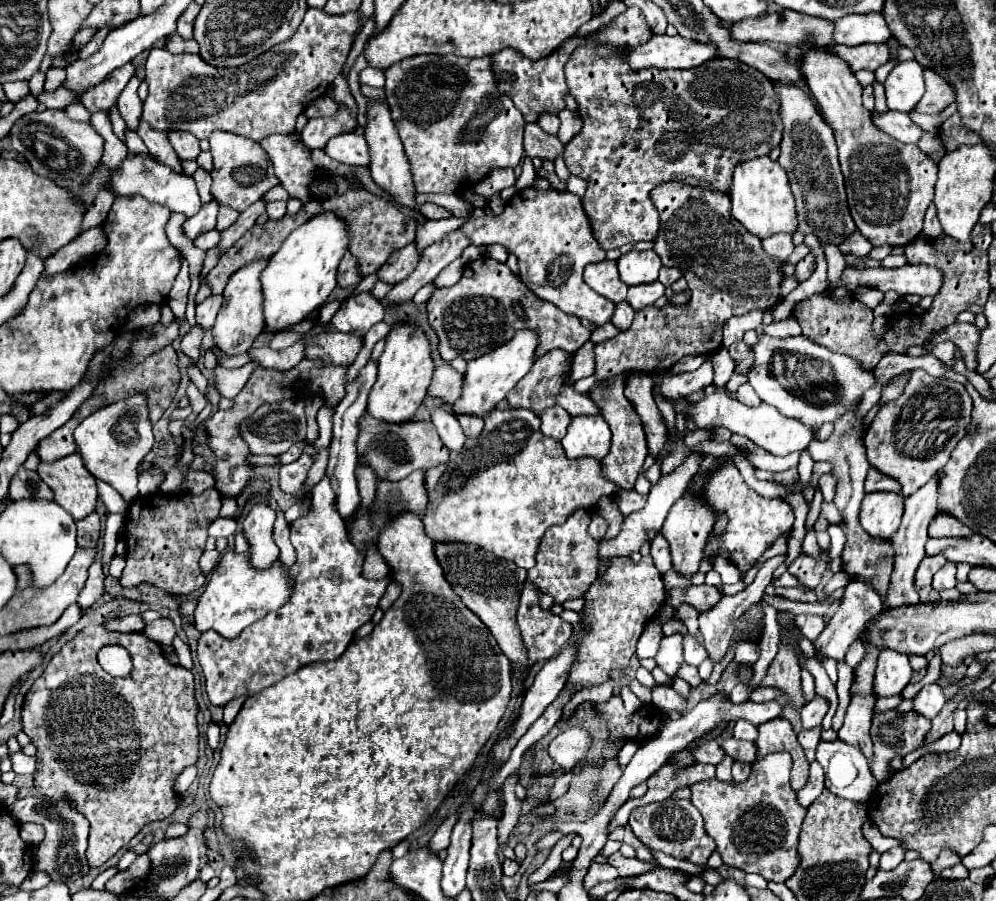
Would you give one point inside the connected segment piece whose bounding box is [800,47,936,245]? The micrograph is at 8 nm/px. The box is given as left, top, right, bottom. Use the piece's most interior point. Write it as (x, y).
(890, 184)

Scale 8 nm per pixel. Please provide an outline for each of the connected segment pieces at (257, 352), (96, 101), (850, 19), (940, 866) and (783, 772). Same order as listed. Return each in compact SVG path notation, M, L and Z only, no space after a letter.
M294 343L292 347L282 349L282 351L272 351L270 347L252 347L248 353L252 361L258 361L262 367L288 371L302 359L302 345Z
M126 63L118 69L114 69L102 83L86 89L82 93L82 103L84 107L94 113L94 111L108 111L112 105L116 105L118 95L122 93L122 89L126 87L126 83L130 81L130 77L134 75L134 65Z
M882 13L846 15L838 19L834 33L834 43L842 45L862 45L862 43L886 43L892 33Z
M946 849L946 851L942 851L940 855L938 855L938 859L930 865L932 869L934 869L934 875L940 875L944 869L948 869L948 867L954 867L956 863L960 863L962 859L960 859L960 855L956 855L954 851L950 851L950 849Z
M770 753L762 759L756 759L752 763L750 777L742 783L724 783L718 779L698 781L690 785L692 791L692 805L702 813L704 829L706 833L716 841L716 851L722 855L722 861L730 867L742 869L746 873L758 873L766 881L786 881L794 867L798 867L798 833L800 825L804 821L806 809L798 803L796 793L790 787L790 769L792 769L792 757L790 753Z

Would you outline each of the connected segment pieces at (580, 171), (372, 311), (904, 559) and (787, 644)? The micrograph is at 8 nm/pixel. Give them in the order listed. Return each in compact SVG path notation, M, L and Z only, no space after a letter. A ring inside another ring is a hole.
M628 7L620 17L616 17L612 23L600 27L602 29L602 41L606 41L606 46L612 49L612 53L608 57L594 57L594 53L590 53L590 45L576 49L574 55L570 57L570 61L566 63L566 81L570 87L570 93L574 95L576 103L578 103L578 113L584 121L582 131L566 145L564 149L564 161L566 167L572 175L578 175L582 179L588 181L588 189L584 195L584 211L590 219L594 237L598 241L598 245L608 251L608 249L618 249L626 243L636 243L636 241L652 241L658 233L658 211L654 209L652 201L650 201L650 191L664 183L664 181L682 181L682 183L690 183L690 185L700 185L704 189L716 189L716 191L728 191L730 189L730 177L732 177L732 169L738 161L746 161L750 157L762 157L768 155L776 145L780 145L782 139L782 121L778 117L778 97L774 97L772 91L772 83L768 77L764 77L758 69L742 63L742 61L734 61L734 59L710 59L708 63L702 63L694 69L674 69L674 71L664 71L664 69L642 69L642 71L632 71L624 61L622 61L622 51L627 48L634 48L642 43L646 43L653 33L648 27L644 16L640 13L638 7Z
M364 291L342 301L340 309L332 317L332 325L334 329L356 331L364 335L382 317L384 317L382 303L370 291Z
M936 473L922 489L918 489L910 497L906 497L906 511L904 511L904 517L902 517L902 525L890 537L890 541L894 543L894 549L896 549L896 557L894 557L894 573L892 573L892 579L890 579L890 593L888 593L888 601L884 603L884 607L914 605L914 603L920 601L920 597L914 589L914 569L918 569L918 563L926 555L924 553L924 543L928 539L926 527L930 523L930 517L936 515L938 489L940 489L940 473Z
M780 625L778 655L770 663L768 673L760 683L760 687L778 687L796 711L804 707L804 695L800 687L800 657L796 653L802 637L804 635L796 625L792 629Z

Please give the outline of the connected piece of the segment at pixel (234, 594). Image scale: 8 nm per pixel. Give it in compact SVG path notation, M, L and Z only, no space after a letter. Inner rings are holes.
M228 549L222 555L216 569L212 571L206 589L198 599L194 625L200 633L214 629L224 637L234 639L248 625L266 617L266 613L278 611L290 597L292 589L294 589L294 577L290 575L290 567L284 567L280 559L276 559L266 569L258 569L250 563L250 551L234 553L234 549Z

